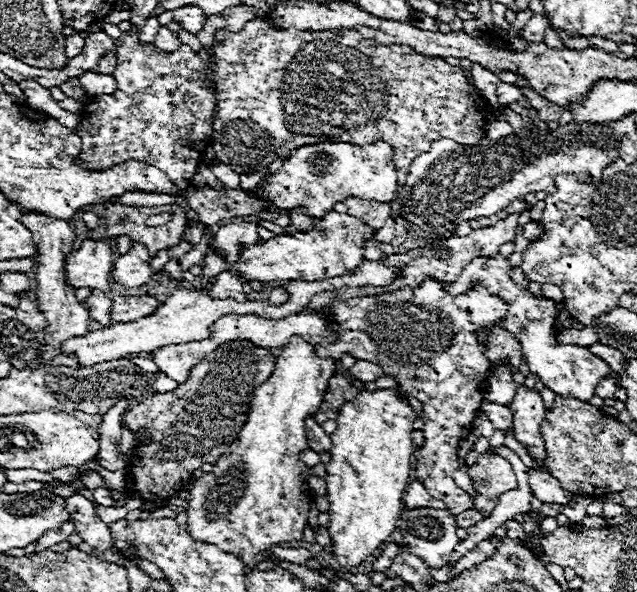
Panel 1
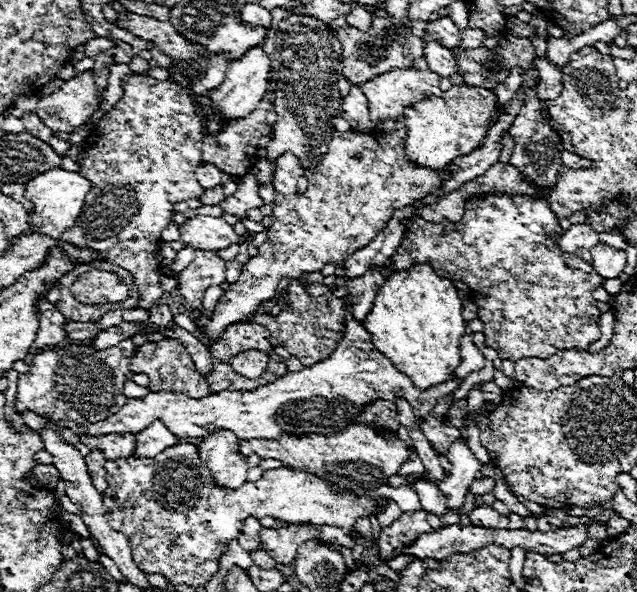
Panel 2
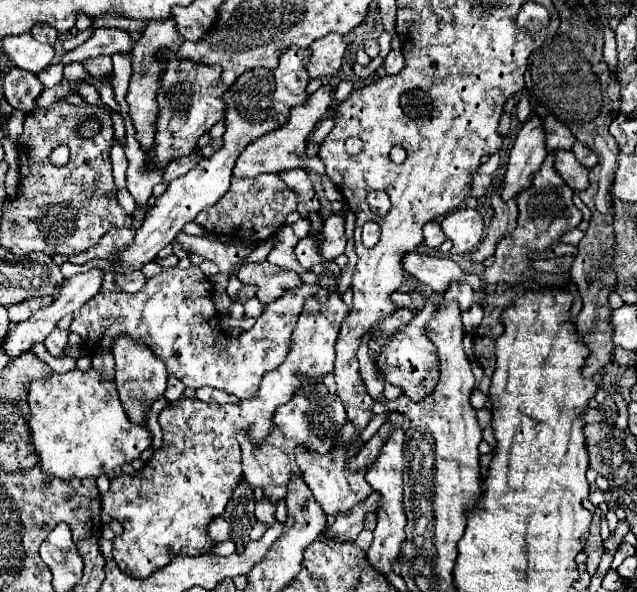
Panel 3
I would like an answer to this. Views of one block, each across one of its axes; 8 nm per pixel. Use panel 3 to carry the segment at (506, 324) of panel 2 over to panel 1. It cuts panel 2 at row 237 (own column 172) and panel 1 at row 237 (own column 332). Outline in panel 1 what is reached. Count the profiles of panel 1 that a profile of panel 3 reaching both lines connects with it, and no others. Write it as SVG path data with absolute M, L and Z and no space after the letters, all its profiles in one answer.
M330 212L318 222L312 232L298 232L296 236L276 236L272 240L266 240L264 244L244 246L238 262L230 272L236 276L242 274L246 280L258 280L264 284L288 278L314 282L318 278L340 276L360 264L360 258L364 256L364 242L370 238L368 230L370 226L348 214Z

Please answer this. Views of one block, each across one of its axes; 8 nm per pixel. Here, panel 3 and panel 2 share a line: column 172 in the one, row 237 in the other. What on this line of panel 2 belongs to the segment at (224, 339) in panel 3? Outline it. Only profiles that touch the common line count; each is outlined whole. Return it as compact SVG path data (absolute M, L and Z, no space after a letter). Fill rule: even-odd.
M400 120L400 128L394 130L392 134L386 132L376 132L376 134L358 134L358 132L334 132L332 142L328 146L328 154L318 162L314 170L304 170L298 164L298 158L292 154L284 154L276 160L276 170L272 176L272 184L276 190L274 196L274 212L272 212L272 226L268 228L268 240L258 248L258 256L250 258L238 276L234 284L230 284L224 292L224 296L216 302L212 316L206 326L198 326L200 334L208 336L212 342L216 342L226 326L236 324L246 320L260 302L272 300L276 294L276 286L280 278L300 278L304 272L316 272L322 270L324 264L340 264L344 262L350 254L356 250L368 246L380 230L386 228L392 210L398 210L402 206L410 206L416 200L426 198L430 192L440 188L442 178L448 178L448 172L438 172L438 170L424 170L412 166L404 158L404 124ZM306 176L308 178L308 188L304 194L298 194L298 178Z

